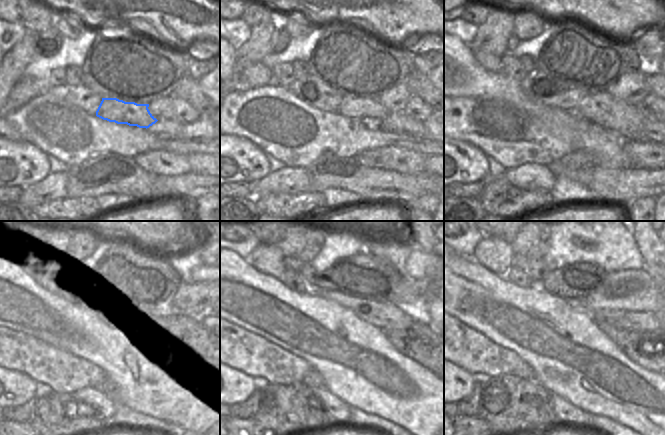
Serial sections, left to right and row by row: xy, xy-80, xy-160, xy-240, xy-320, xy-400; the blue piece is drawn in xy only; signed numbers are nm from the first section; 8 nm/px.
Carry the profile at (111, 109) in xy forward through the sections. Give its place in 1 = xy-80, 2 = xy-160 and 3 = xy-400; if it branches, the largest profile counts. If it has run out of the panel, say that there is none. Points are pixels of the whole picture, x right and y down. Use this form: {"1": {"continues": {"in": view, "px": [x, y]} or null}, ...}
{"1": {"continues": {"in": "xy-80", "px": [367, 110]}}, "2": {"continues": {"in": "xy-160", "px": [593, 108]}}, "3": {"continues": {"in": "xy-400", "px": [647, 353]}}}

